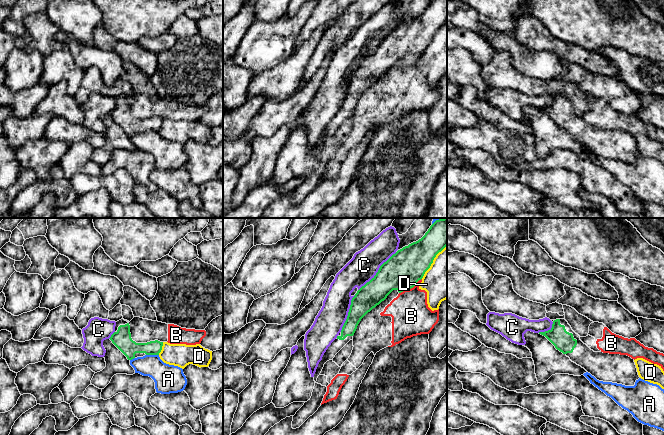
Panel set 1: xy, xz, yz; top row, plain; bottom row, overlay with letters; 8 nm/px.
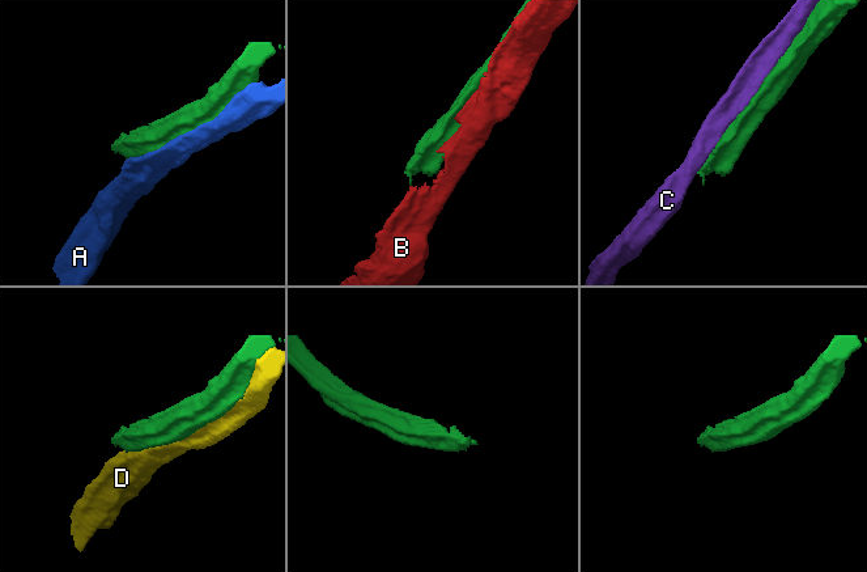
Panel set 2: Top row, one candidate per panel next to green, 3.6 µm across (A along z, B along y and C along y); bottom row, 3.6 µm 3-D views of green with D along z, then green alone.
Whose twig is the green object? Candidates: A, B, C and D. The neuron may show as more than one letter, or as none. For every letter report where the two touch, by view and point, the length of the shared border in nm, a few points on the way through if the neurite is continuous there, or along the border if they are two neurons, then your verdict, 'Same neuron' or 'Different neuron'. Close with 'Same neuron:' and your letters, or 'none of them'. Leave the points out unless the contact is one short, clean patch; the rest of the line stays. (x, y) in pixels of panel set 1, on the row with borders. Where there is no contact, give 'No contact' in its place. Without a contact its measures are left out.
A: Touches green at xy (152, 354). Shared border 100 nm. Different neuron
B: Touches green at xz (410, 288). Shared border 220 nm. Different neuron
C: Touches green at xz (378, 271). Shared border 440 nm. Different neuron
D: Touches green at xy (161, 348). Shared border 110 nm. Different neuron
Same neuron: none of them

